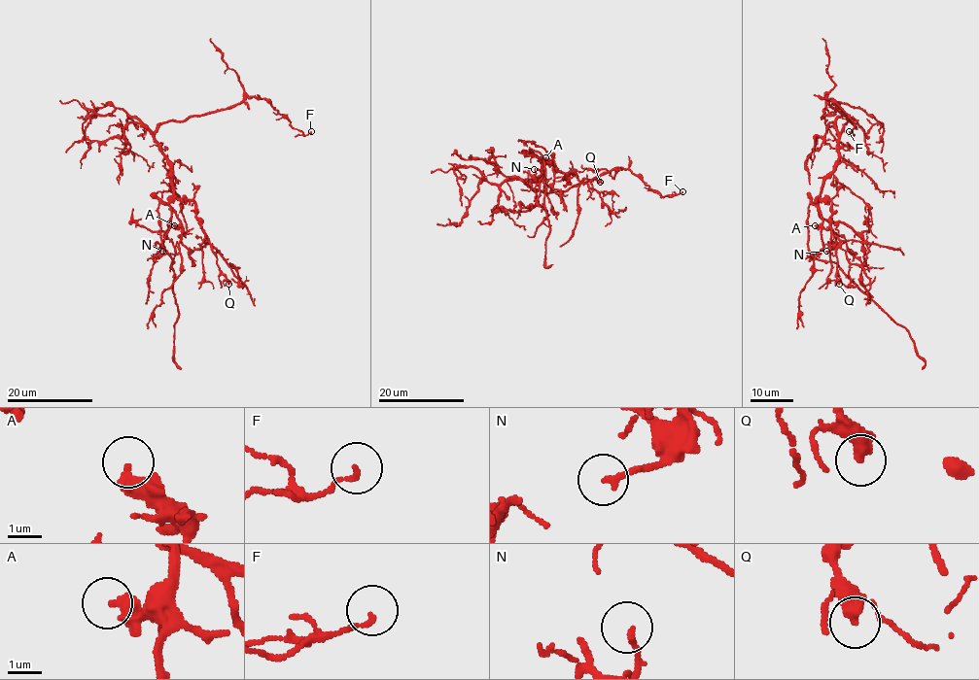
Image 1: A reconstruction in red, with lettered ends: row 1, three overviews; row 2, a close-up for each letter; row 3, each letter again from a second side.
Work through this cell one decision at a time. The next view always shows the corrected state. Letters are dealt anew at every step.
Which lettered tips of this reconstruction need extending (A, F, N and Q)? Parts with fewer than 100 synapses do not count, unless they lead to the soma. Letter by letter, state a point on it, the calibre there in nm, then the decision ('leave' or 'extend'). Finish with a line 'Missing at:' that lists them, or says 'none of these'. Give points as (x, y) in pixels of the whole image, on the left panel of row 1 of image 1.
A: (174, 225) | 440 nm | leave
F: (311, 131) | 120 nm | leave
N: (162, 251) | 180 nm | leave
Q: (228, 284) | 440 nm | leave
Missing at: none of these

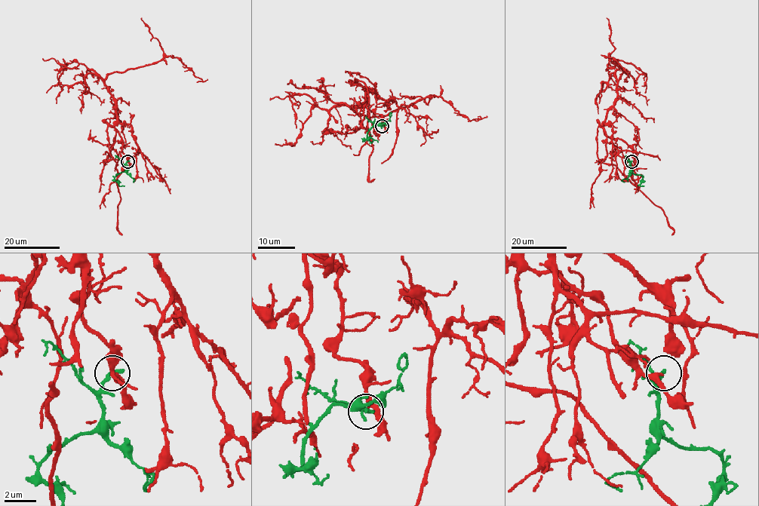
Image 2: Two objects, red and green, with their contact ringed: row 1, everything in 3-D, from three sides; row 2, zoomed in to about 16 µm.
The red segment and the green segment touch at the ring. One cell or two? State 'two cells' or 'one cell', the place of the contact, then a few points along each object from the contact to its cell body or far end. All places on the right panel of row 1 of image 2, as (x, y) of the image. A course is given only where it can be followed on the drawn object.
two cells; place (631, 161); course red (631, 160), (607, 142), (604, 128), (625, 72), (609, 56), (627, 73), (624, 79); course green (631, 160), (631, 172), (640, 175), (640, 185), (644, 186)

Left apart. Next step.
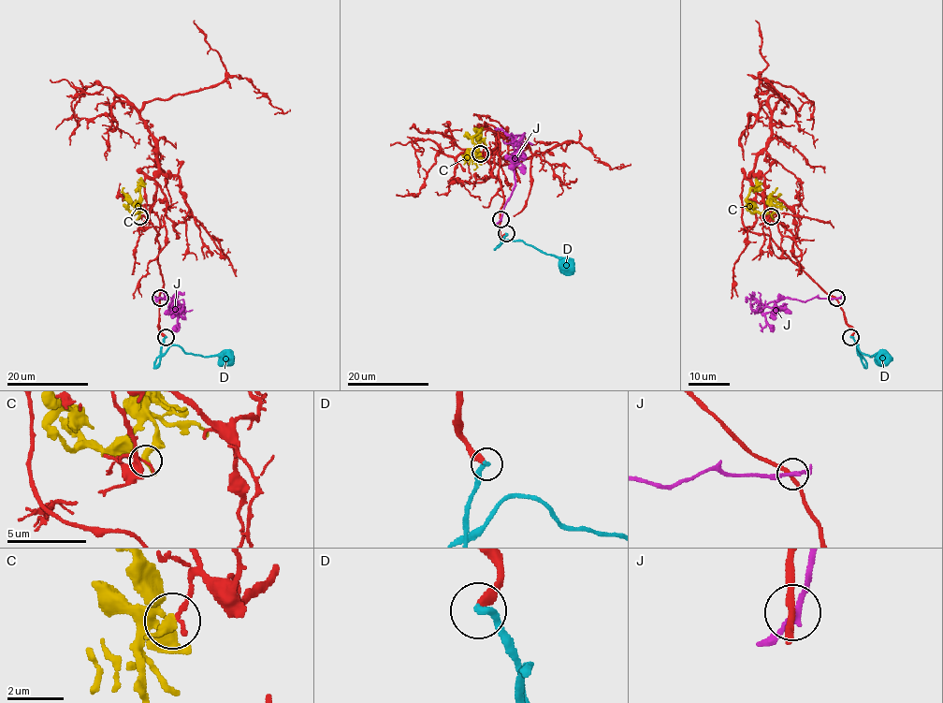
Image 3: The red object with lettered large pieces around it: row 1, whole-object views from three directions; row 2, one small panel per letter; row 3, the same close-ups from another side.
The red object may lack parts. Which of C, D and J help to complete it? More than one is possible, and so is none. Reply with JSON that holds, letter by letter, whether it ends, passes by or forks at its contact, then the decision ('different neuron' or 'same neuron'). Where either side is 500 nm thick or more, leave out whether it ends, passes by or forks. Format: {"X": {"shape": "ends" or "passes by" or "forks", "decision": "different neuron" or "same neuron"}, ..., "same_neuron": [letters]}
{"C": {"shape": "passes by", "decision": "different neuron"}, "D": {"shape": "ends", "decision": "same neuron"}, "J": {"shape": "passes by", "decision": "different neuron"}, "same_neuron": ["D"]}

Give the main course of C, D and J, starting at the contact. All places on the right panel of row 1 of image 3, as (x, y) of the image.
C: (771, 215), (773, 205), (760, 212), (752, 212), (747, 207), (749, 192), (762, 183)
D: (850, 337), (858, 353), (858, 345), (863, 353), (874, 356), (883, 363), (891, 360)
J: (836, 299), (780, 299), (775, 304), (777, 312), (777, 307), (762, 310)

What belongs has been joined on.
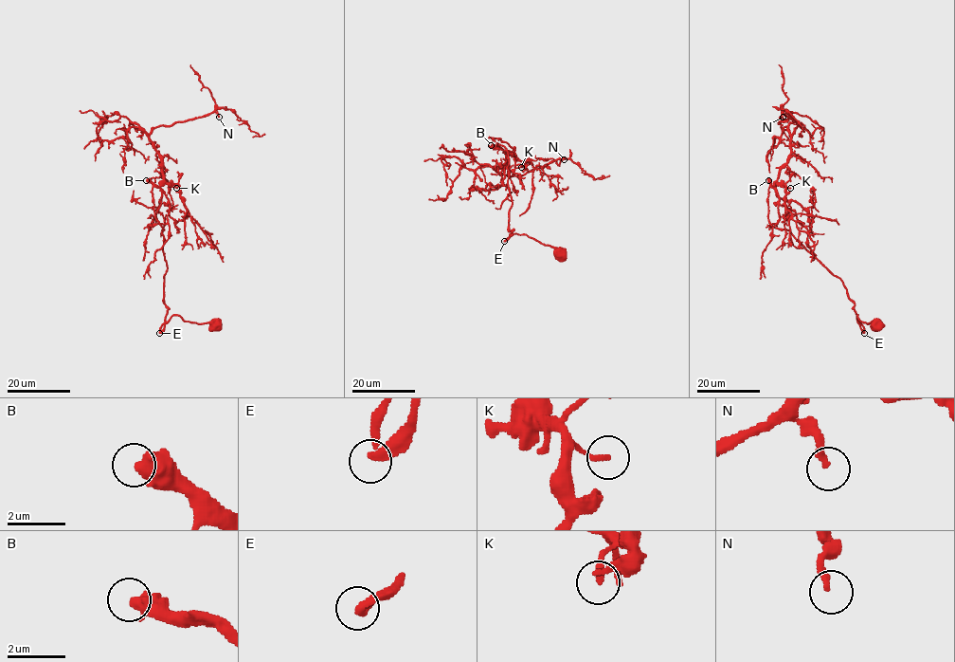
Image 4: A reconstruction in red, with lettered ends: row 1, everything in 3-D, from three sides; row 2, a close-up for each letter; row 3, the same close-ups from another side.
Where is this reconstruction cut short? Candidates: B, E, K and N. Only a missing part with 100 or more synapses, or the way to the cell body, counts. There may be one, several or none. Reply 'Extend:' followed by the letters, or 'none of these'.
Extend: B

